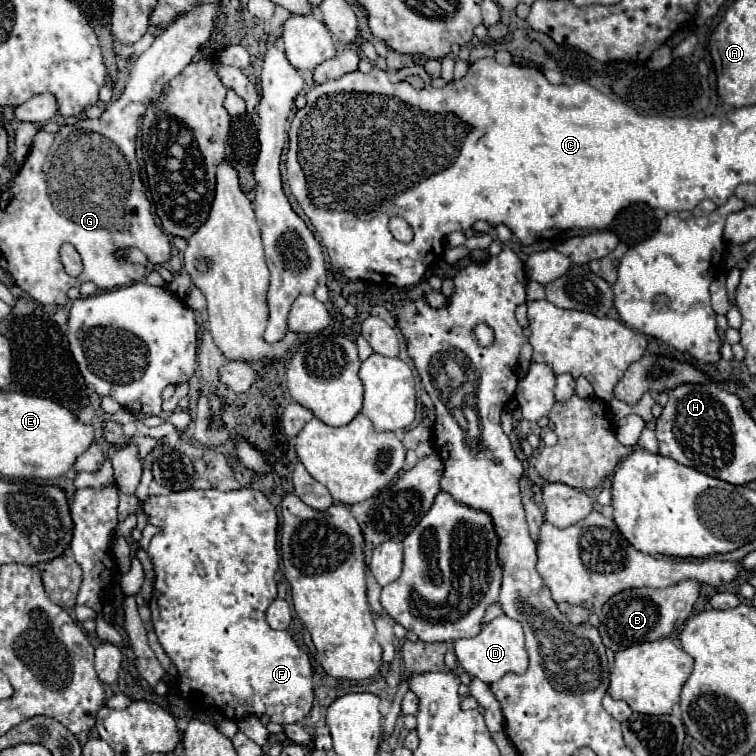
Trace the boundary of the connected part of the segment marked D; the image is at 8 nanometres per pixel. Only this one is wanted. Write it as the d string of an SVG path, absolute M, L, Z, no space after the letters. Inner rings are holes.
M502 614L488 622L478 636L462 638L454 642L458 664L474 678L480 678L486 684L498 682L504 674L524 674L528 670L528 654L524 648L524 632L518 620Z

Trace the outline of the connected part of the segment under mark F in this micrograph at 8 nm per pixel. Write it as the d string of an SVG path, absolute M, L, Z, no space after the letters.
M216 488L212 490L184 490L184 492L172 492L166 496L150 496L144 504L144 512L148 516L148 522L162 528L162 534L156 534L148 546L148 554L154 564L156 572L156 582L154 582L154 592L152 592L152 622L154 622L154 632L158 636L158 642L162 644L164 652L170 656L170 660L178 668L178 690L186 700L200 700L202 704L218 708L226 718L230 720L240 720L248 714L262 716L268 714L272 722L276 724L292 724L300 722L304 716L308 716L314 700L312 692L312 664L308 654L292 640L288 632L274 630L266 622L266 610L276 598L276 580L274 574L278 570L278 550L276 550L276 540L278 540L278 516L274 506L268 502L268 498L252 488L240 488L240 490L230 490L230 492L220 492Z

